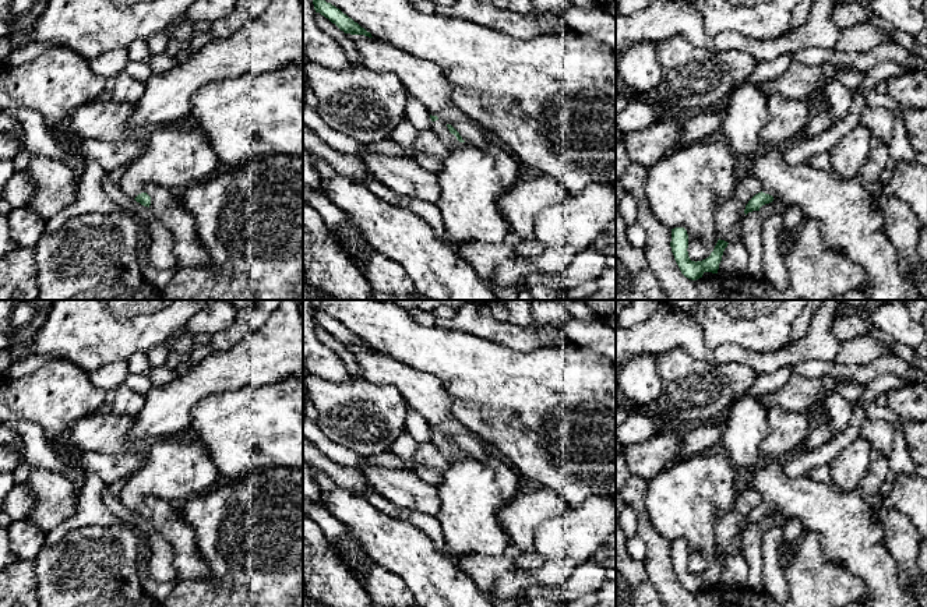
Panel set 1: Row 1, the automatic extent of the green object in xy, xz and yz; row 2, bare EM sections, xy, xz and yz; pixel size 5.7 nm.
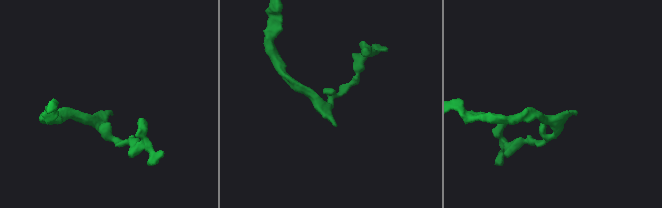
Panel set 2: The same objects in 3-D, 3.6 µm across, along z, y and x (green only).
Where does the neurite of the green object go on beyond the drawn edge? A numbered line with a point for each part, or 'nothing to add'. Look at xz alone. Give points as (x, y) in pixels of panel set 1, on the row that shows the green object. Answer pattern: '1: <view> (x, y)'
1: xz (472, 179)

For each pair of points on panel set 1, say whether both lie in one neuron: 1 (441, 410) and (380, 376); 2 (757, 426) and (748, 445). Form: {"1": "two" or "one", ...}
{"1": "one", "2": "one"}

